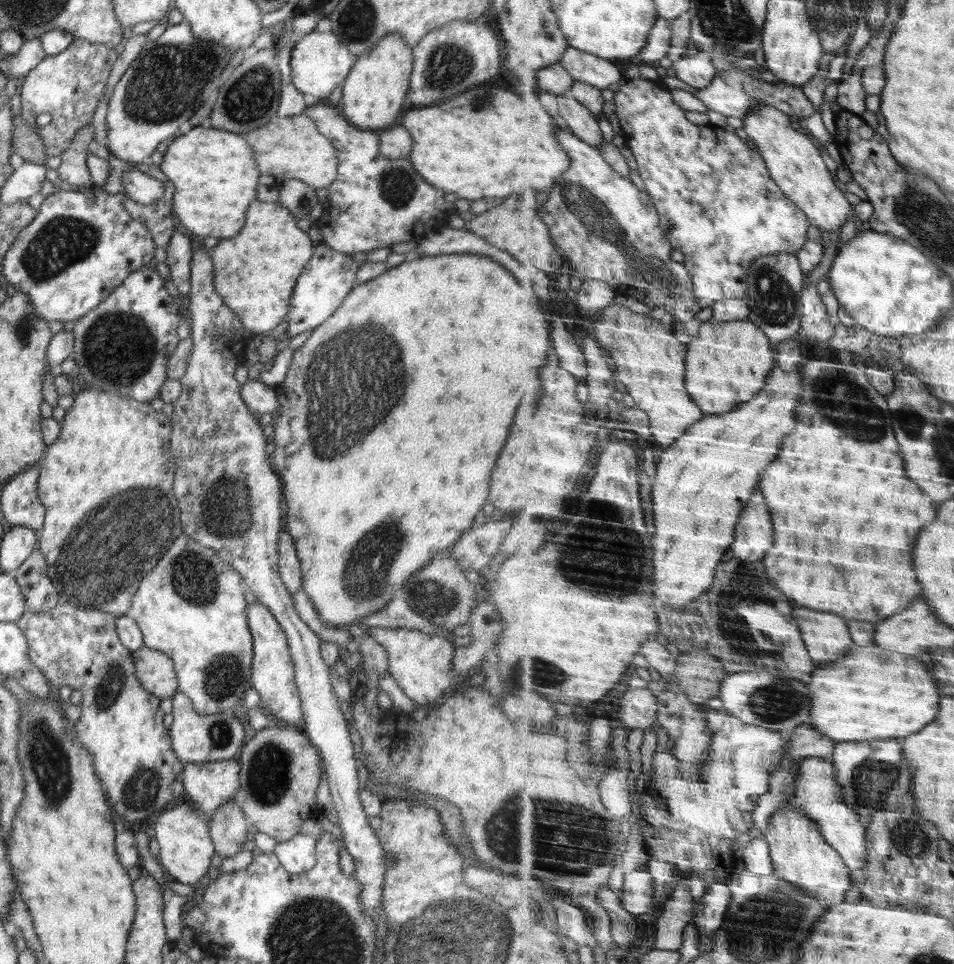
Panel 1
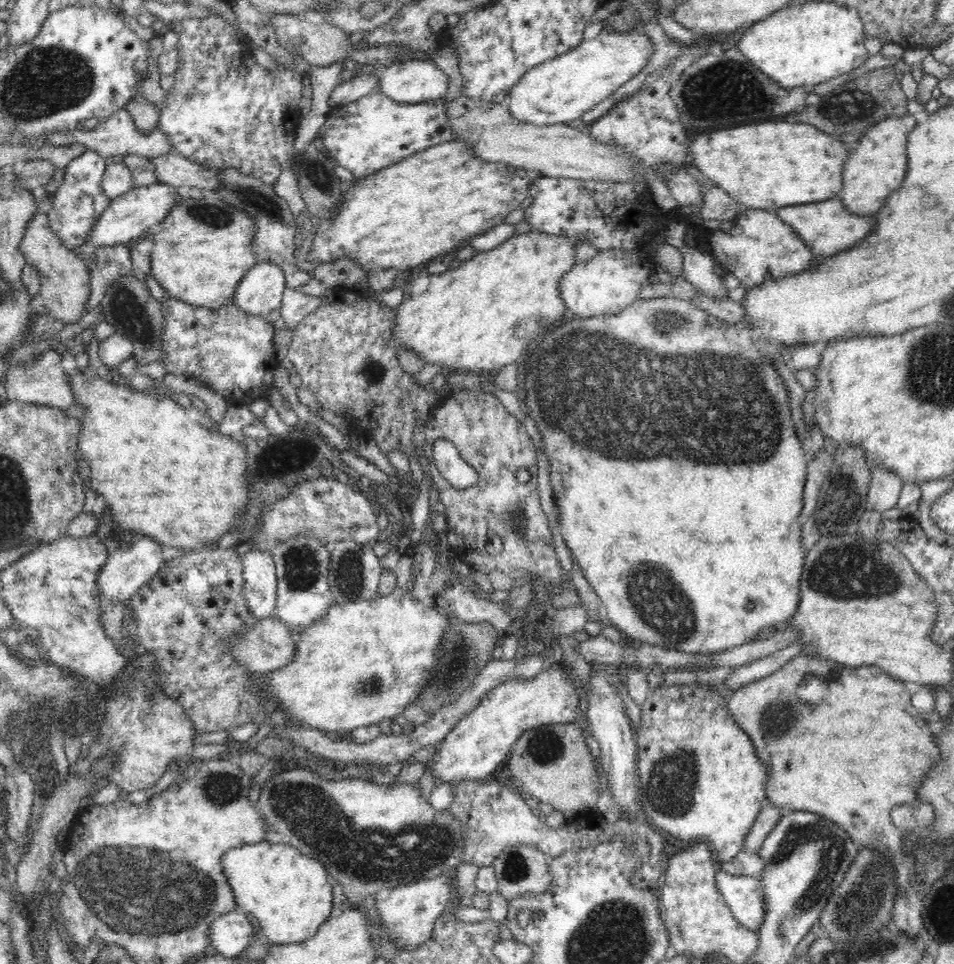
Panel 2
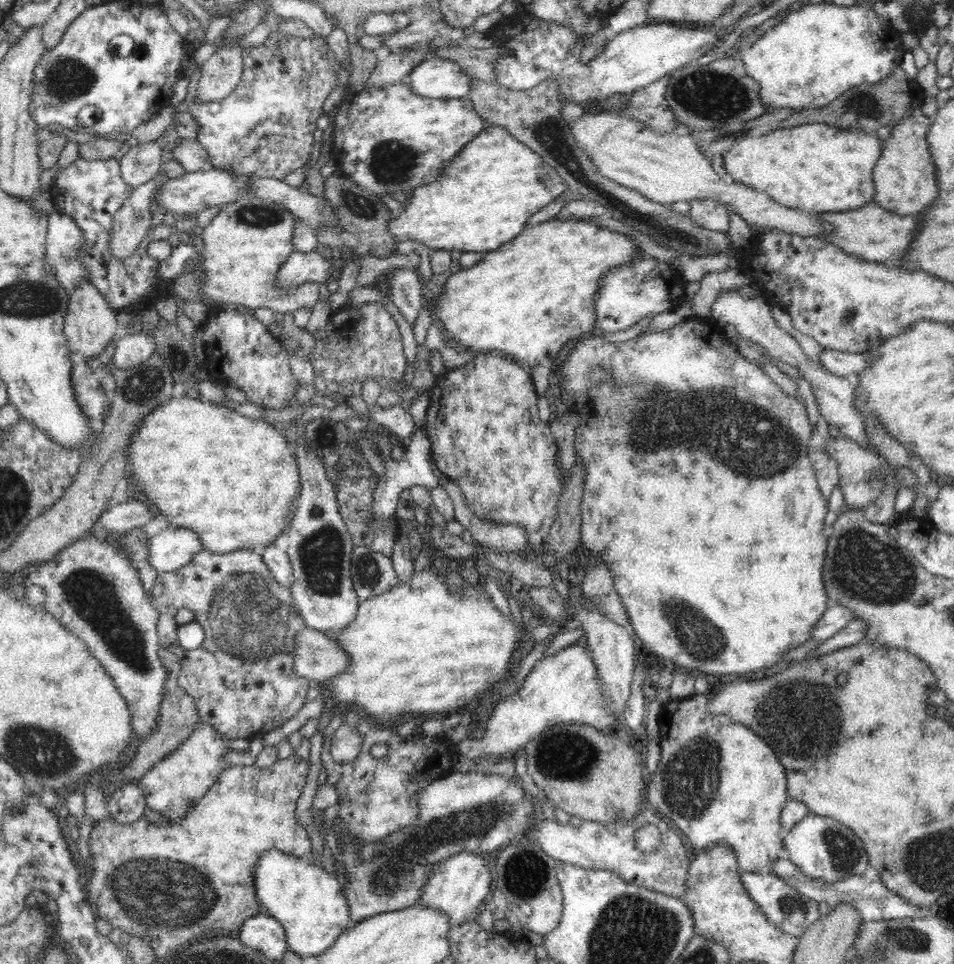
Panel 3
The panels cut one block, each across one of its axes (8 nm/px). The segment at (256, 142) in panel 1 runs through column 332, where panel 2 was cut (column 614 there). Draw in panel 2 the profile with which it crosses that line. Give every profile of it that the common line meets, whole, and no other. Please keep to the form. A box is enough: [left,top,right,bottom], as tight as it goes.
[448,96,635,181]

